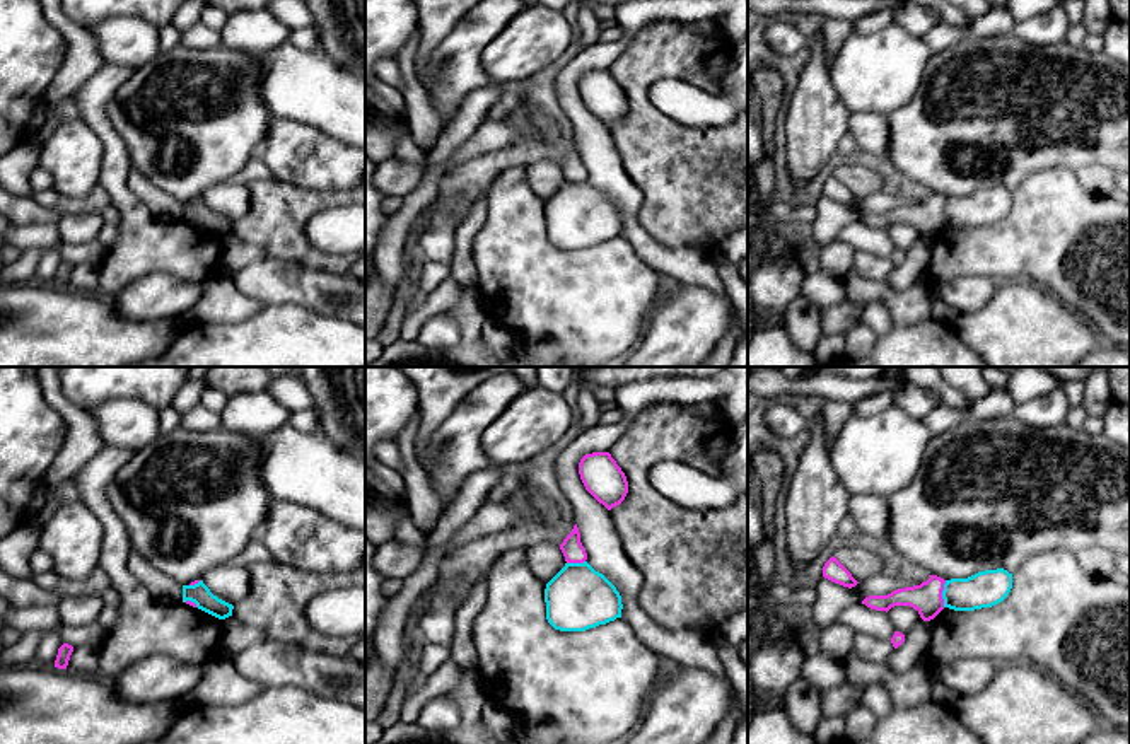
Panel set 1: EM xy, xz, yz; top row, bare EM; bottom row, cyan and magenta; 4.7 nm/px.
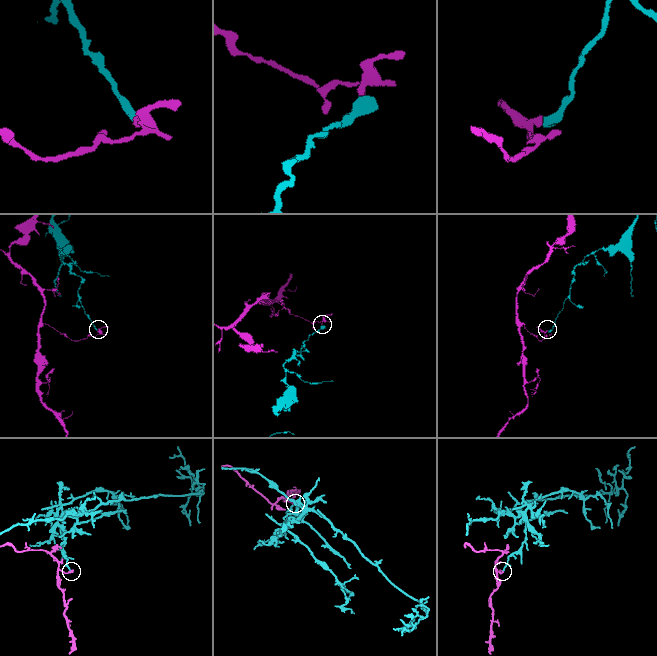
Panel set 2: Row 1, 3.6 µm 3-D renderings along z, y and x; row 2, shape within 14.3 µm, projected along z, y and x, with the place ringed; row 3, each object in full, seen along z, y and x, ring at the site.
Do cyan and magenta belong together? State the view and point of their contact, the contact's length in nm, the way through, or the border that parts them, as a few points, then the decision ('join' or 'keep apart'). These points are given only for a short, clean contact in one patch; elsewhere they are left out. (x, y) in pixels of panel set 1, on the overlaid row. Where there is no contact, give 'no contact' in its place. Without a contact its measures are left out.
yz (943, 594) | 130 nm | along yz (946, 581), (943, 606) | keep apart

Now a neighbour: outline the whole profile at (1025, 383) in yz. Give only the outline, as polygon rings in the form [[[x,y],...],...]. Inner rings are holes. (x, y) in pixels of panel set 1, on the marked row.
[[[997,367],[1009,374],[1007,391],[1016,404],[1060,389],[1060,379],[1045,372],[1041,367]]]

